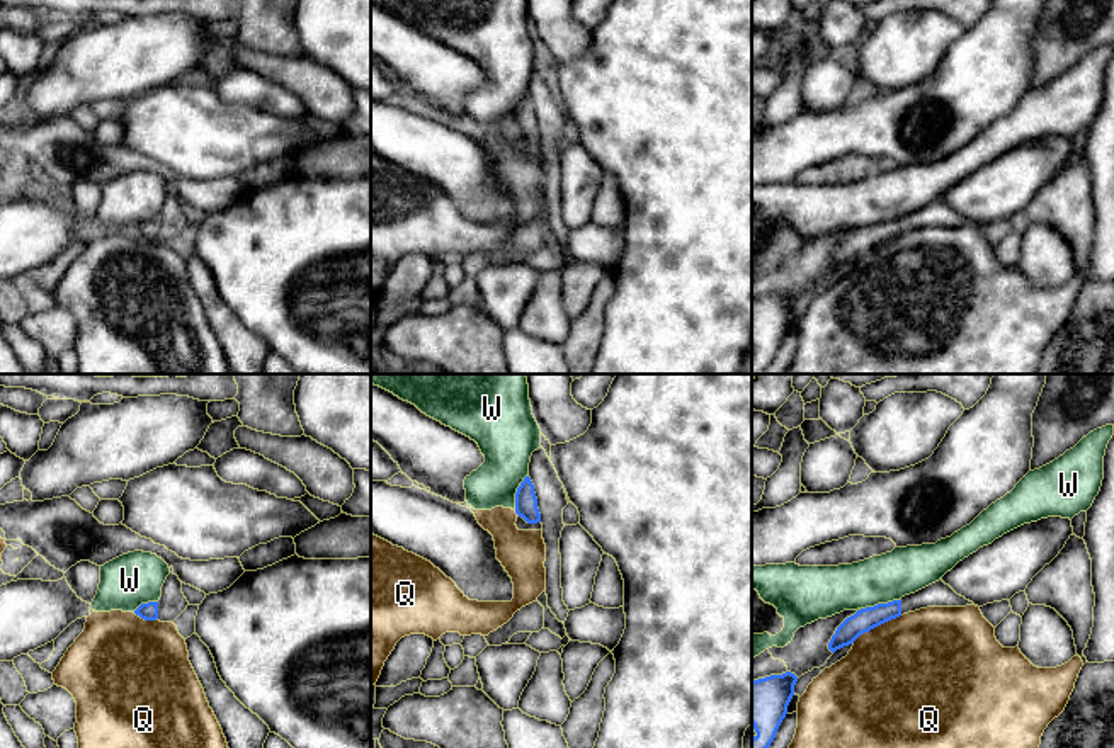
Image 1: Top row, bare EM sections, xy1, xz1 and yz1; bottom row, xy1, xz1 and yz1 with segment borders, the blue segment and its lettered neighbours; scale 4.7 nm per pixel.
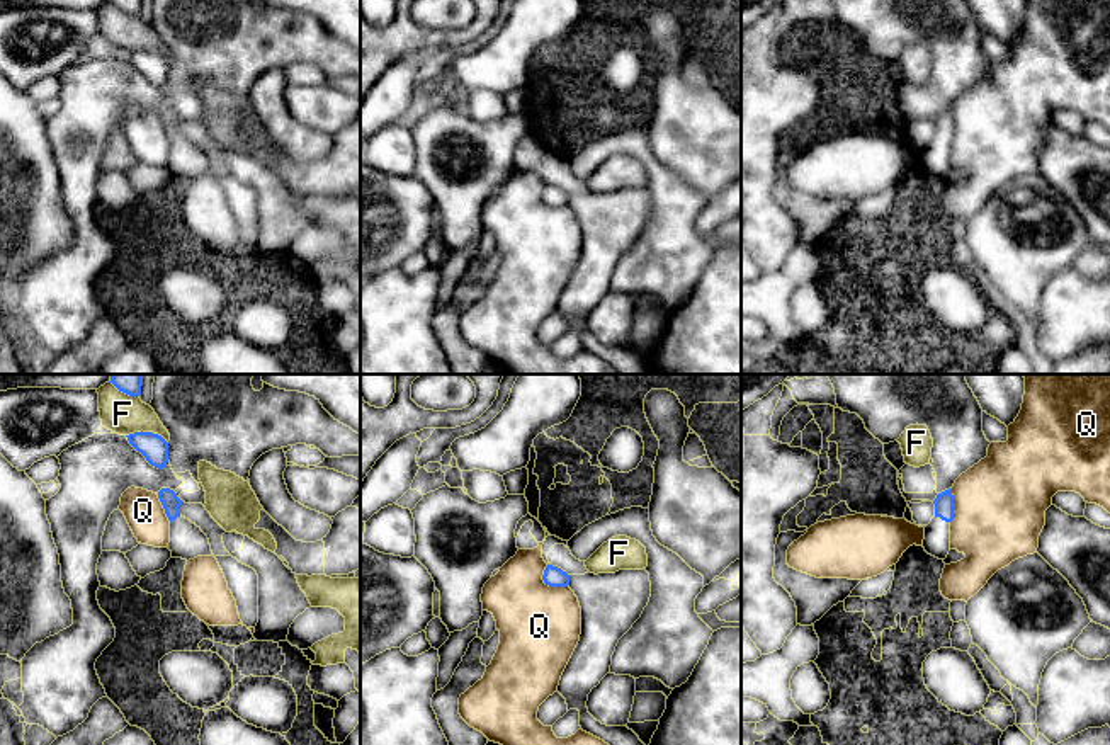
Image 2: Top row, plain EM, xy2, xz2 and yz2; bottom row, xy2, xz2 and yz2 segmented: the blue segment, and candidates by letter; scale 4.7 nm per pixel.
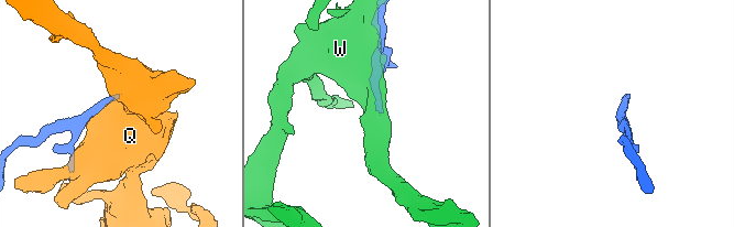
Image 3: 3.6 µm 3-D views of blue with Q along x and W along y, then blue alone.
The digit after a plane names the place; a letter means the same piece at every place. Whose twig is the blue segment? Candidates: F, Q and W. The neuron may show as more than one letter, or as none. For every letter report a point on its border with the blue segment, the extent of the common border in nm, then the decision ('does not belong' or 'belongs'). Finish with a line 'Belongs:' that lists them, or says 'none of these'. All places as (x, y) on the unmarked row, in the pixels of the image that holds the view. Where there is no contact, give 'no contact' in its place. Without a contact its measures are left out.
F: xy2 (147, 51) | 200 nm | does not belong
Q: yz1 (876, 245) | 260 nm | does not belong
W: yz1 (880, 223) | 190 nm | does not belong
Belongs: none of these

